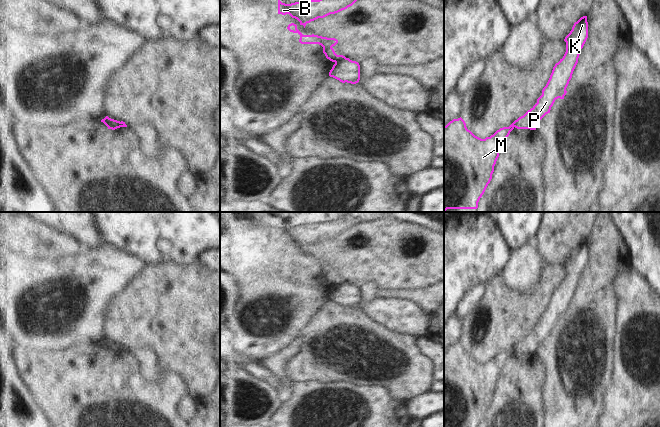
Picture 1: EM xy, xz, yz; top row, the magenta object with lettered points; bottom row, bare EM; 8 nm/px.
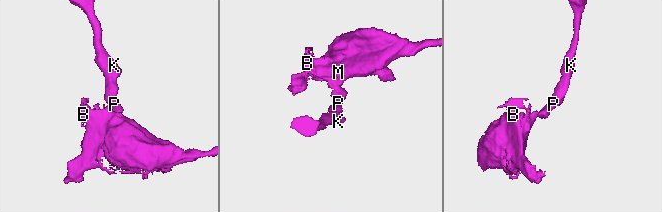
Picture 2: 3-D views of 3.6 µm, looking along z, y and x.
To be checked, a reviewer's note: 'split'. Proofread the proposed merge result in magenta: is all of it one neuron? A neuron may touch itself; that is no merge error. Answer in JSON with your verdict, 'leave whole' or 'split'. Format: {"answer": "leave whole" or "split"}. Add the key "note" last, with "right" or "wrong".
{"answer": "split", "note": "right"}

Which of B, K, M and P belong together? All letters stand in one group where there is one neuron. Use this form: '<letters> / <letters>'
B M / K P

